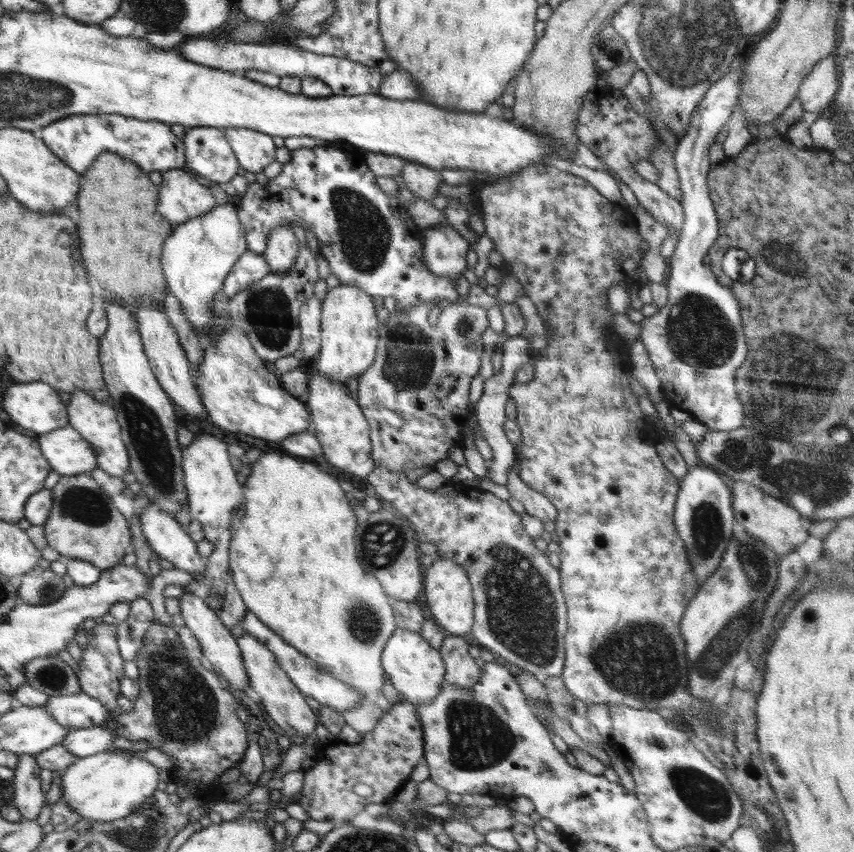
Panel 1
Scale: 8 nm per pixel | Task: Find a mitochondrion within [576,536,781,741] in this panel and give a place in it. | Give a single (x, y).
(639, 663)

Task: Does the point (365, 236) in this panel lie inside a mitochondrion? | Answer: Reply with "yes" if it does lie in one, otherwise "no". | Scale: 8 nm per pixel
yes

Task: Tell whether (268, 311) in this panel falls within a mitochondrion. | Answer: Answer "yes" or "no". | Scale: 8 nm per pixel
yes

